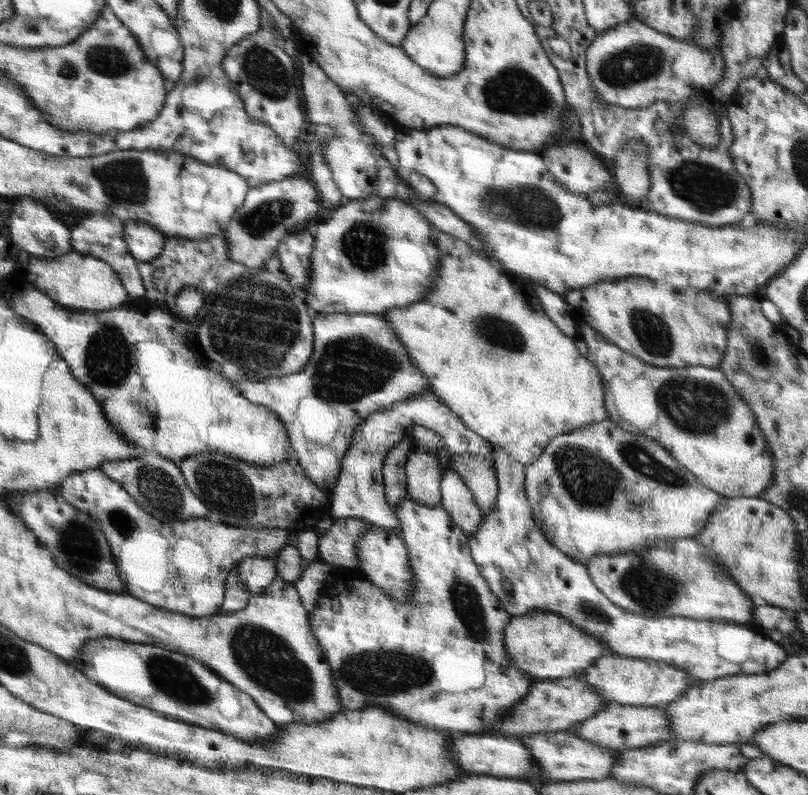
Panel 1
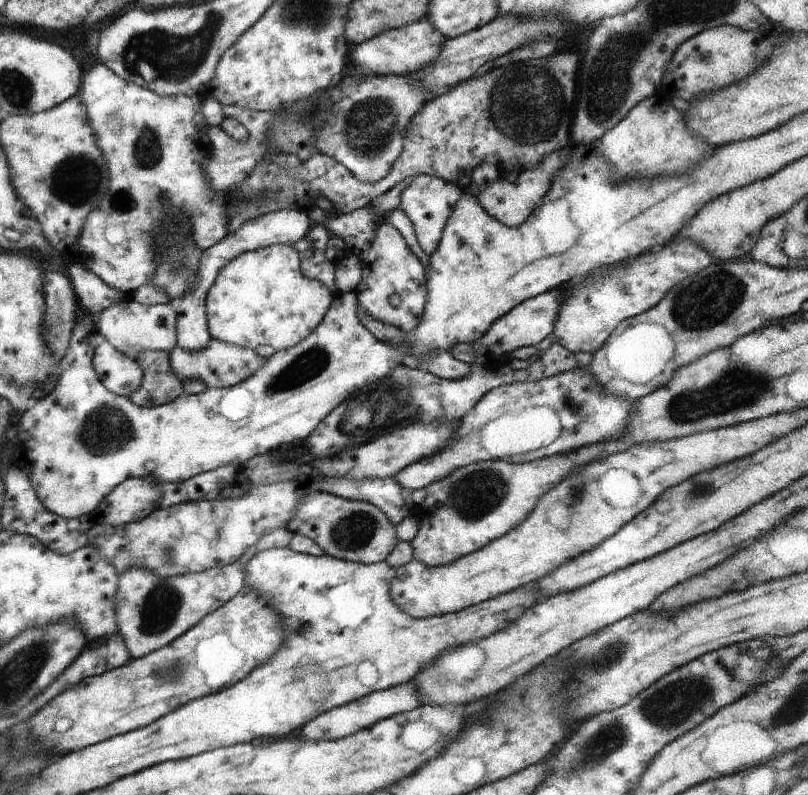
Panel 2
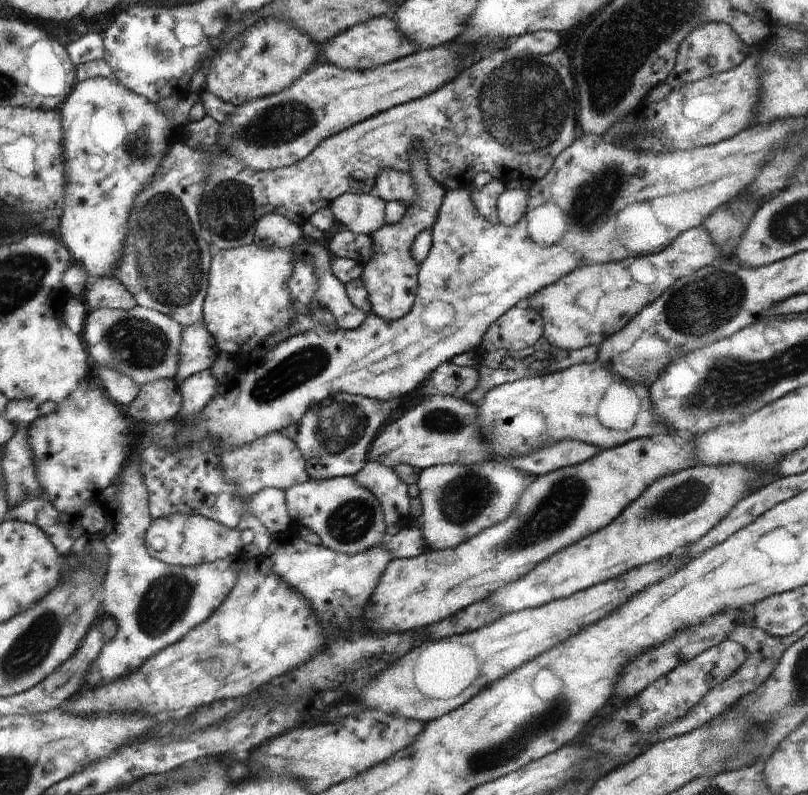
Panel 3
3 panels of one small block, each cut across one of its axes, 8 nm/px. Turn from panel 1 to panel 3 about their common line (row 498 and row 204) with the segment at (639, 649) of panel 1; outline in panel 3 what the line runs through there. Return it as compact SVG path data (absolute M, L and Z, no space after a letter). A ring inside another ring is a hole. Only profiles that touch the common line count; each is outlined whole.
M534 180L521 181L520 188L506 189L497 198L499 222L504 225L504 228L514 226L514 224L527 214L527 196Z

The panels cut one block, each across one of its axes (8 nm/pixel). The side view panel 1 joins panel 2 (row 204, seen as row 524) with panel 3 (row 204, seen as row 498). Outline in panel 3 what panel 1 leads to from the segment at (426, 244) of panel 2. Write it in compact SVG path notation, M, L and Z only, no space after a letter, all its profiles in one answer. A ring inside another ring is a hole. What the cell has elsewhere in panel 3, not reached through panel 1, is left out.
M384 168L375 180L372 193L385 201L404 203L408 208L415 197L415 184L410 173Z

